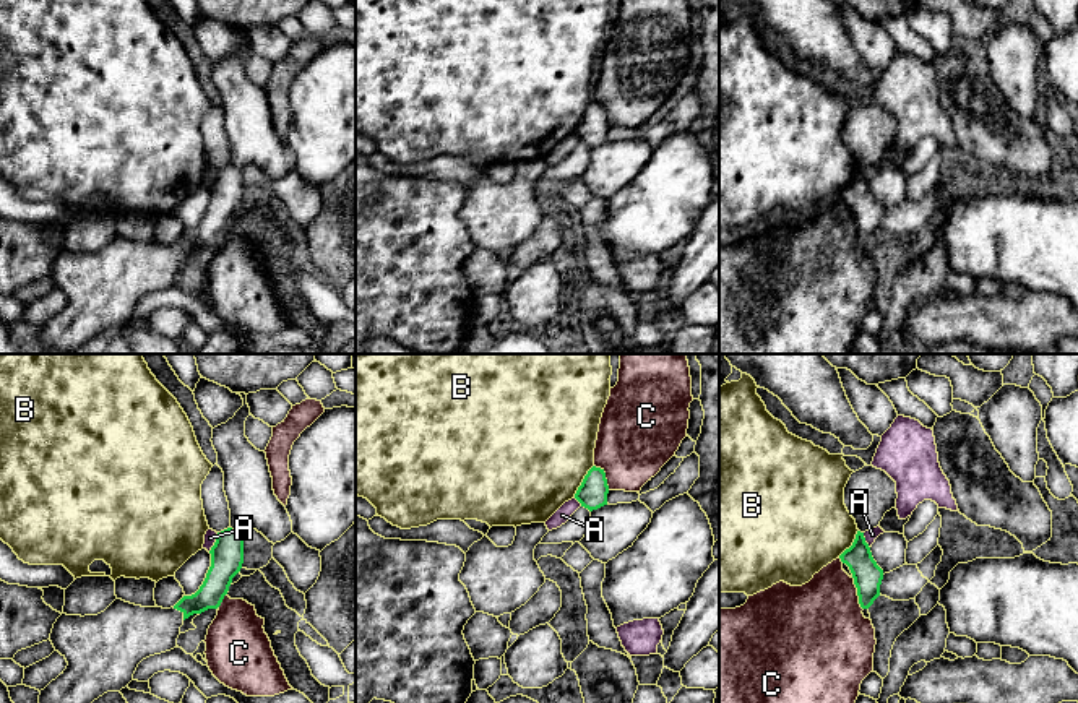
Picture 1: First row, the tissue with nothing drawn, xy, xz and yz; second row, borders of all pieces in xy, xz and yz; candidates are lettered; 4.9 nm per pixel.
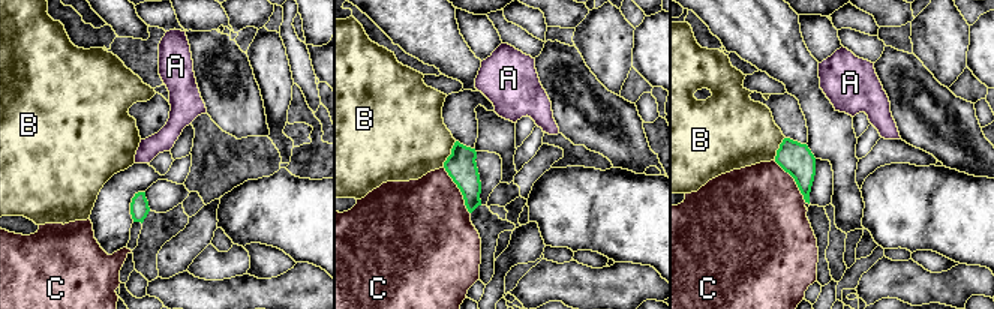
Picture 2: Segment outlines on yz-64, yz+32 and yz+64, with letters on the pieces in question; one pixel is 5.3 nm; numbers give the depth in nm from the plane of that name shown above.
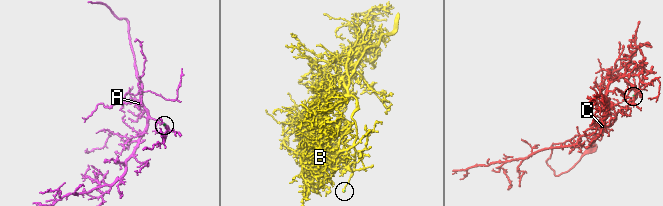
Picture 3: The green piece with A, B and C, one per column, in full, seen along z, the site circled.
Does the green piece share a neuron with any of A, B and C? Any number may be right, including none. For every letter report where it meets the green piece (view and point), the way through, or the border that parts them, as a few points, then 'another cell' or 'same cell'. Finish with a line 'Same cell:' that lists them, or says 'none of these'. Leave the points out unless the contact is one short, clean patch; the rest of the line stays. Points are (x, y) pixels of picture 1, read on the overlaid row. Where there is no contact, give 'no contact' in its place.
A: meets green in xy at (215, 543); border along xy (218, 533), (208, 551); another cell
B: meets green in xz at (583, 481); another cell
C: meets green in yz at (858, 593); another cell
Same cell: none of these

